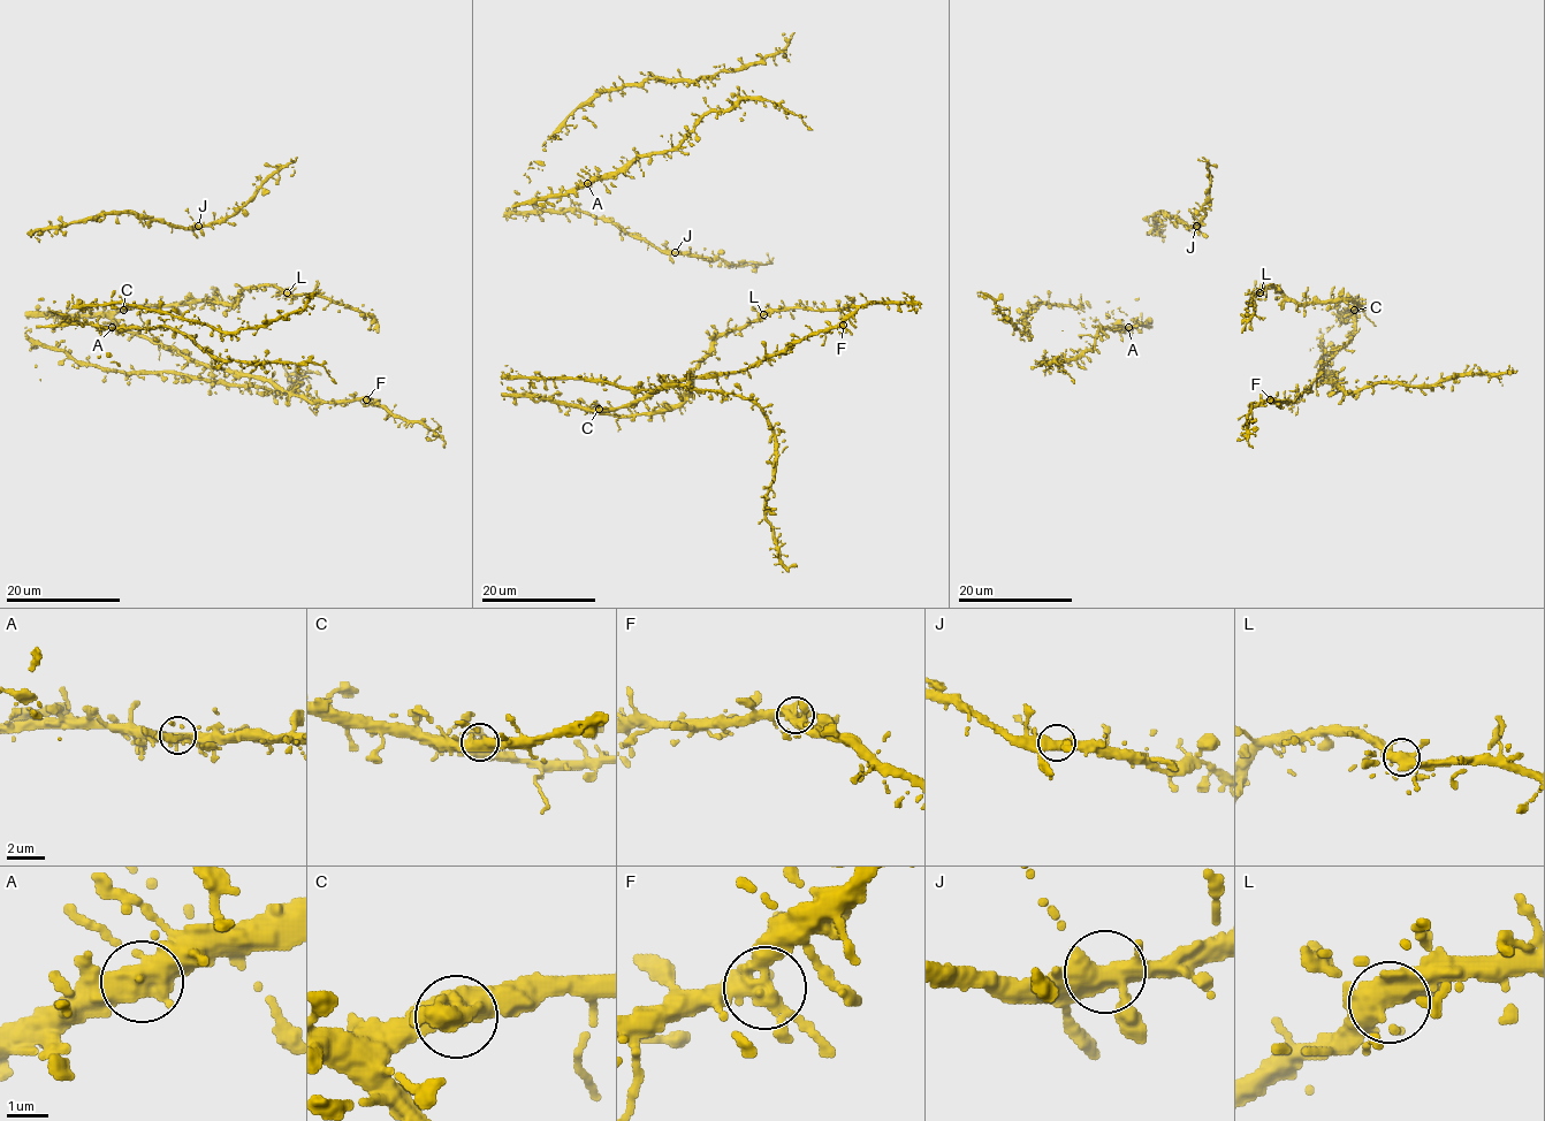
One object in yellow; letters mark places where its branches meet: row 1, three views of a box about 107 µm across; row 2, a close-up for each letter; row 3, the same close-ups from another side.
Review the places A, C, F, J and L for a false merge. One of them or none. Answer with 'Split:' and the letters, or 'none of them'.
Split: none of them

